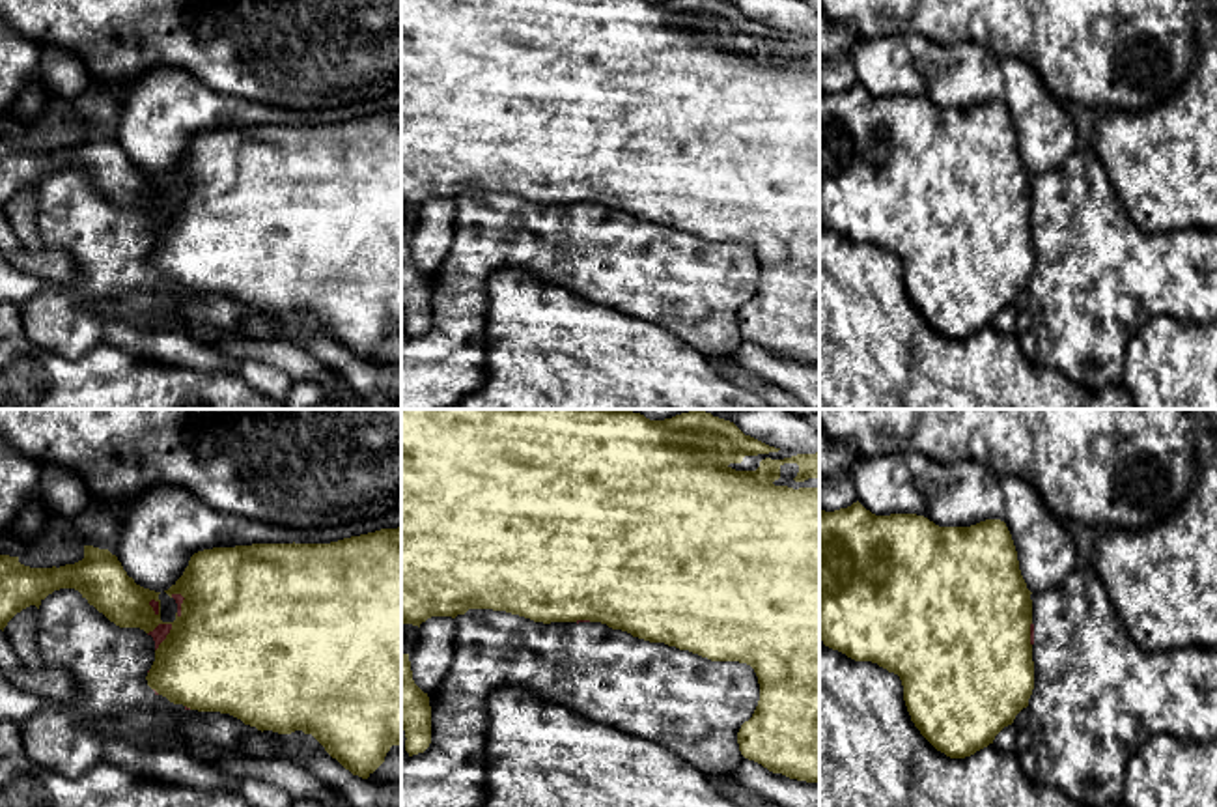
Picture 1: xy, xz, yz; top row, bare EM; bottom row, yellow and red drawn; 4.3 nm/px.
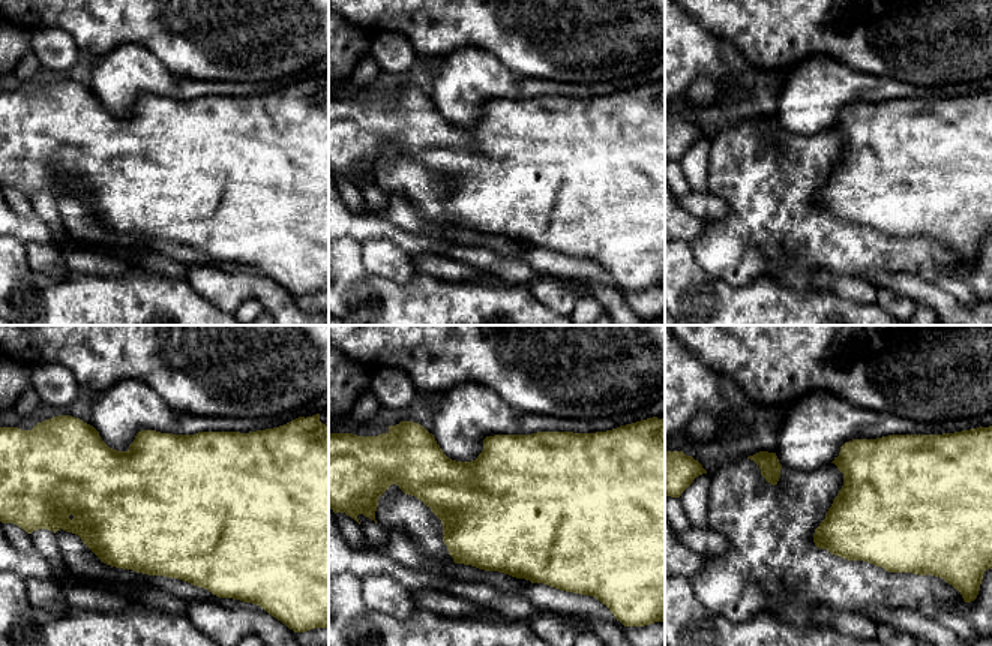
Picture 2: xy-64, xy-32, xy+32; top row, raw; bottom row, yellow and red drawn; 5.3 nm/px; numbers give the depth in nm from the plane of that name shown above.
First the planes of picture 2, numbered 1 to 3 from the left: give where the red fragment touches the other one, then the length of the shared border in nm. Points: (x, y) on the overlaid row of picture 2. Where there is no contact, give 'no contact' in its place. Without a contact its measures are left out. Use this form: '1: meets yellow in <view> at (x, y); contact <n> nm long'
1: no contact
2: no contact
3: no contact

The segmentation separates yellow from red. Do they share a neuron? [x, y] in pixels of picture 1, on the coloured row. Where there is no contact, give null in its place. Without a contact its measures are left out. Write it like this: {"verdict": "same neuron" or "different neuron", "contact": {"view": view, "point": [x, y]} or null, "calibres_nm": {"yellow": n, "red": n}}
{"verdict": "different neuron", "contact": {"view": "xy", "point": [167, 637]}, "calibres_nm": {"yellow": 480, "red": 70}}

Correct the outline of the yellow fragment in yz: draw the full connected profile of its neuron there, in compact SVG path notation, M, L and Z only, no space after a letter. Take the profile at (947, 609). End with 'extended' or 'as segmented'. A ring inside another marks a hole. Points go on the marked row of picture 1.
M859 501L834 512L819 510L819 639L825 646L855 661L872 661L900 676L903 701L920 734L950 758L965 758L993 743L995 736L1014 723L1028 706L1034 689L1034 661L1030 644L1032 600L1019 570L1017 551L1004 521L986 519L971 527L939 527L924 516L875 516Z; as segmented

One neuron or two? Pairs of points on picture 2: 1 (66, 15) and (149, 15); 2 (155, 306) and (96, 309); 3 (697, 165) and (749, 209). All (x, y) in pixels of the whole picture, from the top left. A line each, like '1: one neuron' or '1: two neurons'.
1: one neuron
2: one neuron
3: two neurons

